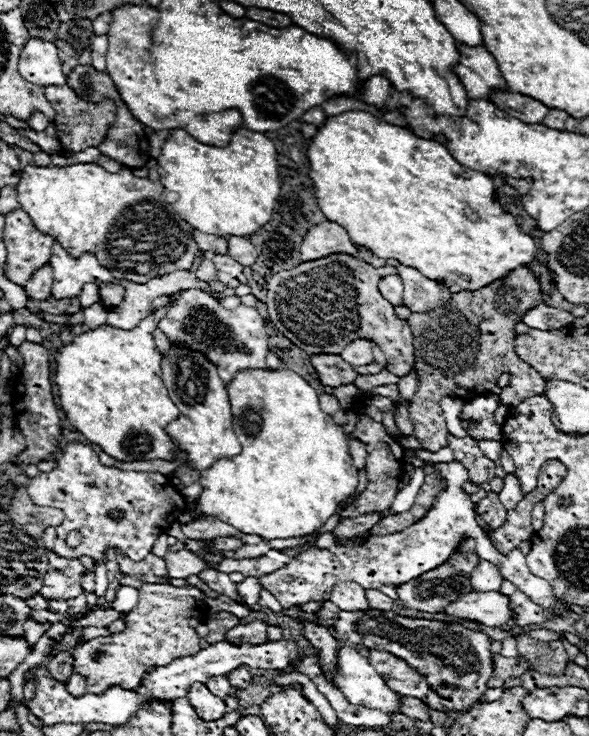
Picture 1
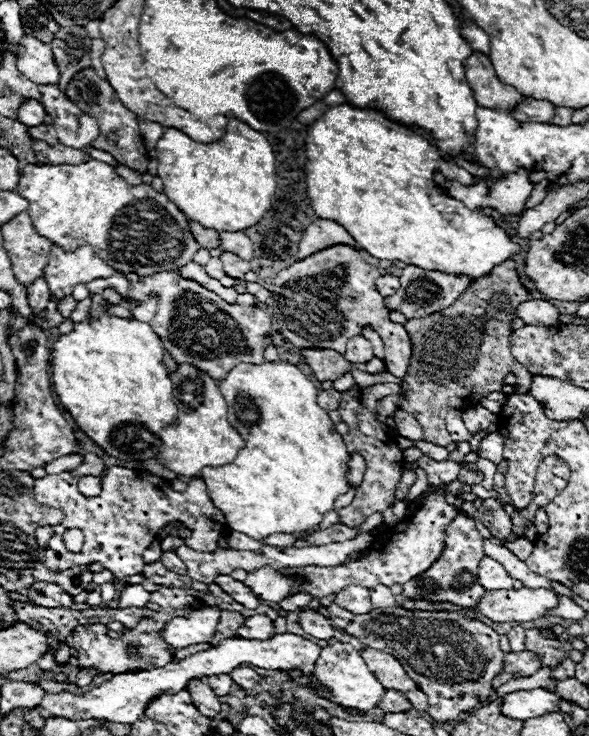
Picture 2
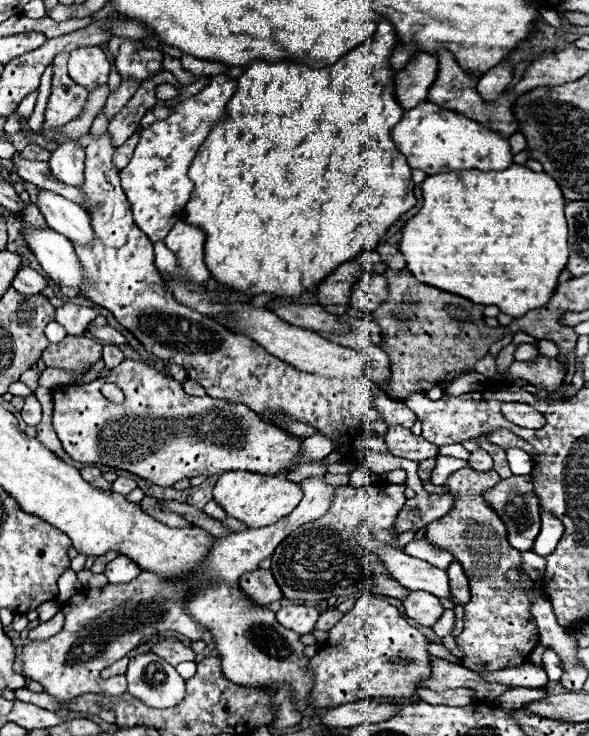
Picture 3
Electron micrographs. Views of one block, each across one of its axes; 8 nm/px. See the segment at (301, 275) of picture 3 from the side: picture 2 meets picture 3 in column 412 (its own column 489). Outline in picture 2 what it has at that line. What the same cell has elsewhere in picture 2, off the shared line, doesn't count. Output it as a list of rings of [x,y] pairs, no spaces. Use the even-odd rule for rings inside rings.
[[[526,170],[506,174],[506,178],[498,182],[478,180],[474,186],[462,186],[436,174],[436,184],[440,184],[452,198],[458,198],[460,202],[464,202],[466,208],[480,210],[488,206],[488,208],[496,208],[504,216],[522,212],[524,202],[532,192],[532,184],[528,182]]]

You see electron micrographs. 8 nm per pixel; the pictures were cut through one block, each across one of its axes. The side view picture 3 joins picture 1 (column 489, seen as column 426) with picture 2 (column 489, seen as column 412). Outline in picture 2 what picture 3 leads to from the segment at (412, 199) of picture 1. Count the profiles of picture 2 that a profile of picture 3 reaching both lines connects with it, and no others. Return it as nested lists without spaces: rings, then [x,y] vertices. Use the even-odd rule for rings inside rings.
[[[348,104],[328,108],[320,120],[308,126],[306,156],[306,184],[314,212],[320,218],[344,226],[358,242],[358,248],[378,260],[402,260],[422,270],[438,270],[456,276],[466,274],[478,280],[522,250],[522,246],[512,242],[508,232],[490,216],[484,216],[480,210],[468,210],[460,200],[448,196],[444,188],[434,182],[434,172],[440,172],[448,180],[452,178],[460,184],[474,184],[476,178],[468,170],[444,160],[438,148],[426,138],[394,124],[376,110],[360,110]]]

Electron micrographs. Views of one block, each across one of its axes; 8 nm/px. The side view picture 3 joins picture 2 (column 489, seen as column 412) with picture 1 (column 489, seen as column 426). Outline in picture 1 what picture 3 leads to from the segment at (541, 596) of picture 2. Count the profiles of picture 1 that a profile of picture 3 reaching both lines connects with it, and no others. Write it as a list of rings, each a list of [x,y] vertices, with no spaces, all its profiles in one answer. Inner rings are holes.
[[[470,592],[460,596],[460,600],[454,600],[444,608],[448,616],[472,620],[484,626],[500,626],[504,624],[512,612],[508,604],[508,596],[502,596],[498,592]]]

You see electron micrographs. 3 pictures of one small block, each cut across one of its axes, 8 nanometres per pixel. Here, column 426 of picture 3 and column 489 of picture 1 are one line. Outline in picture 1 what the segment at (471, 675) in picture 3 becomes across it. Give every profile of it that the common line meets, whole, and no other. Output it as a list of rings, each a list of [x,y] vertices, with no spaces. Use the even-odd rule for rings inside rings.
[[[494,654],[492,662],[494,662],[494,672],[492,678],[488,680],[488,688],[500,688],[506,682],[506,678],[522,676],[528,670],[526,662],[518,658],[504,658],[500,654]]]

